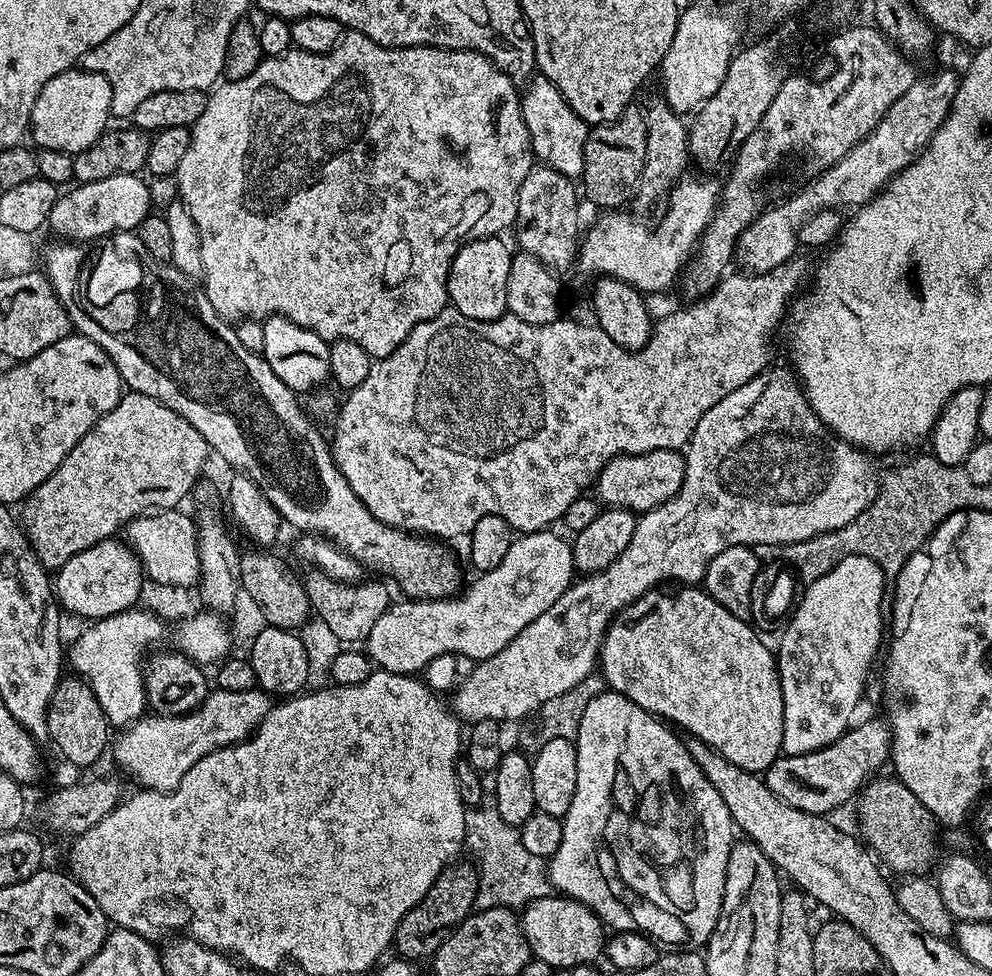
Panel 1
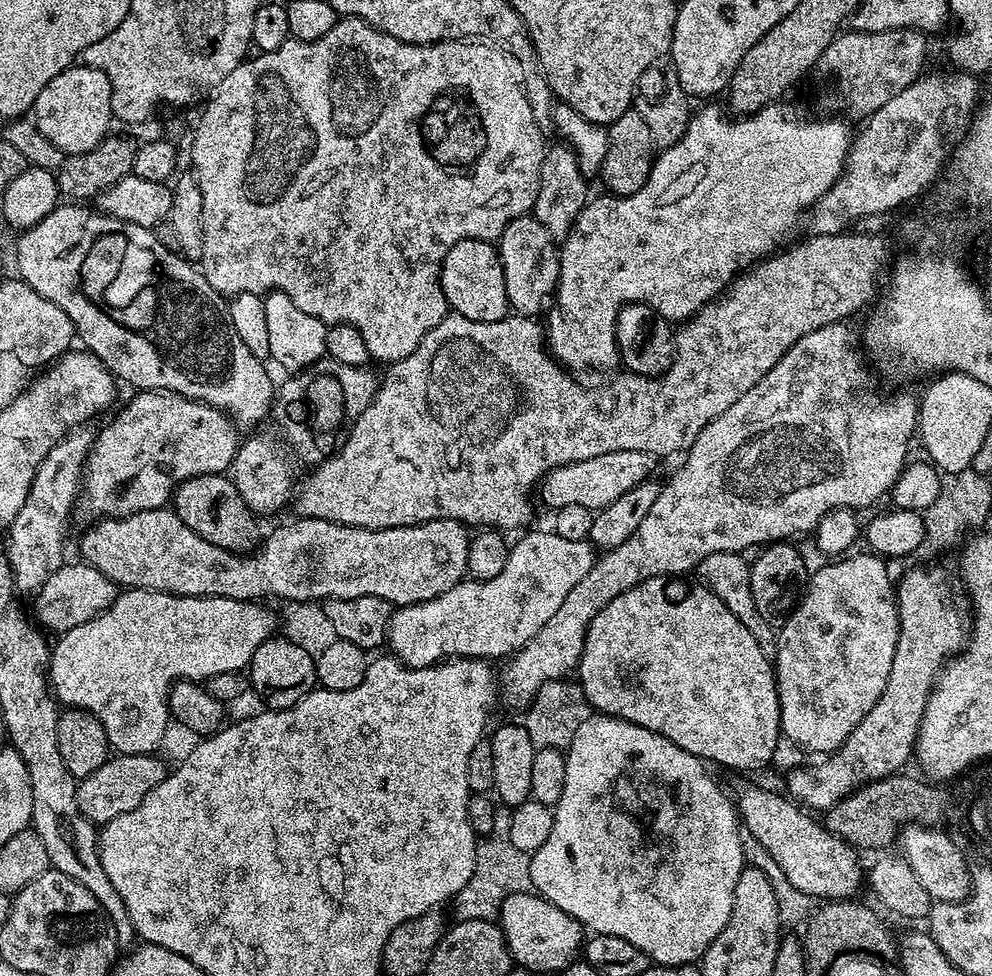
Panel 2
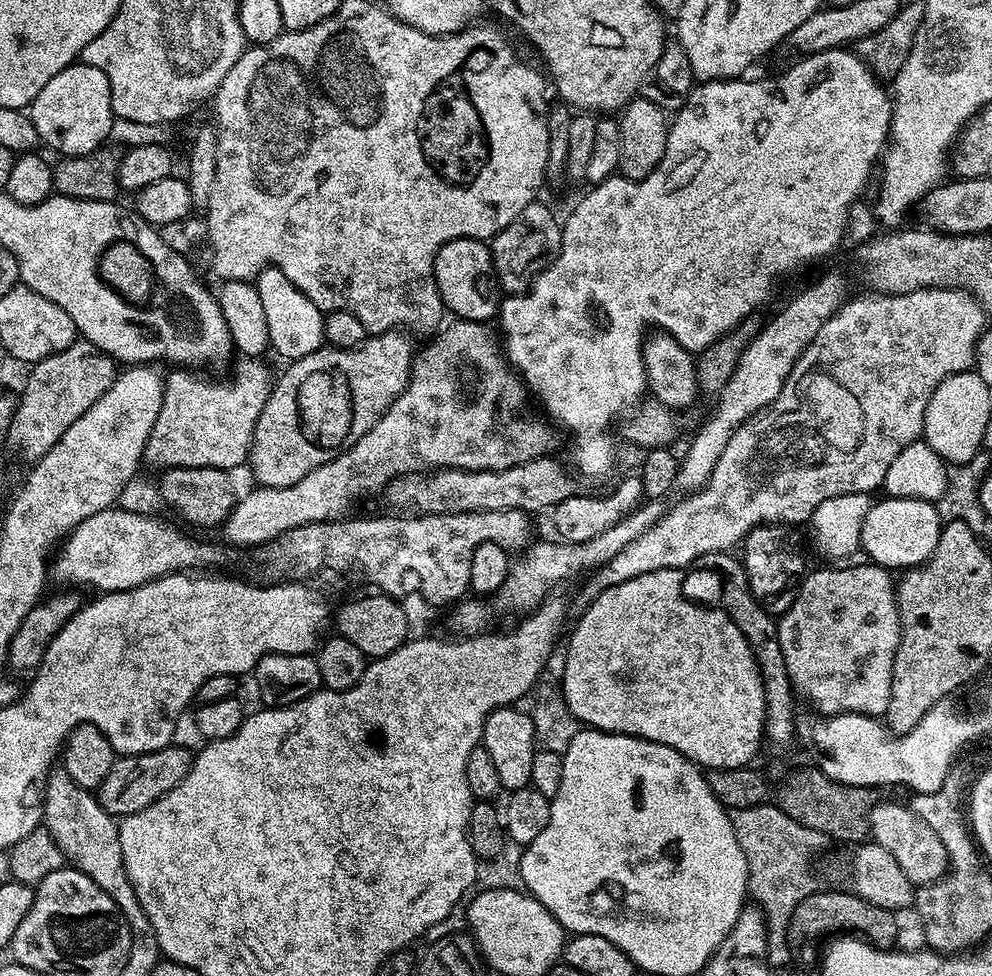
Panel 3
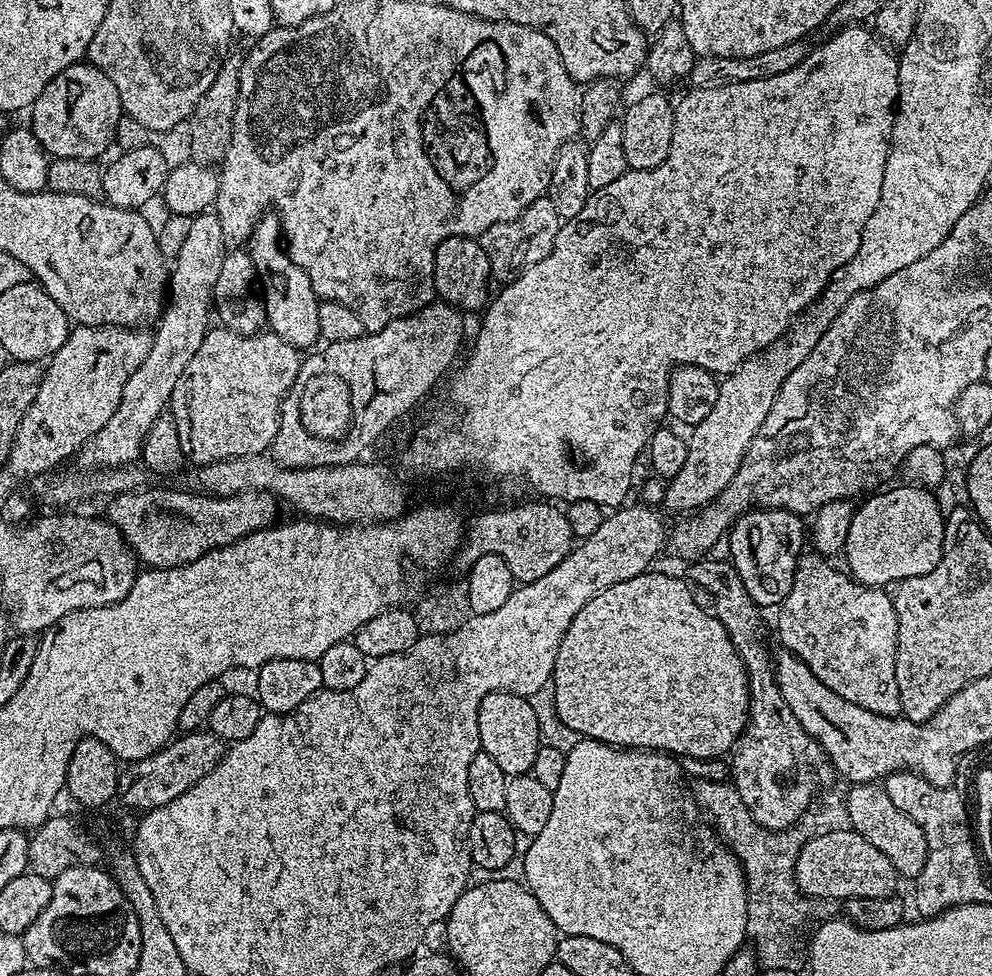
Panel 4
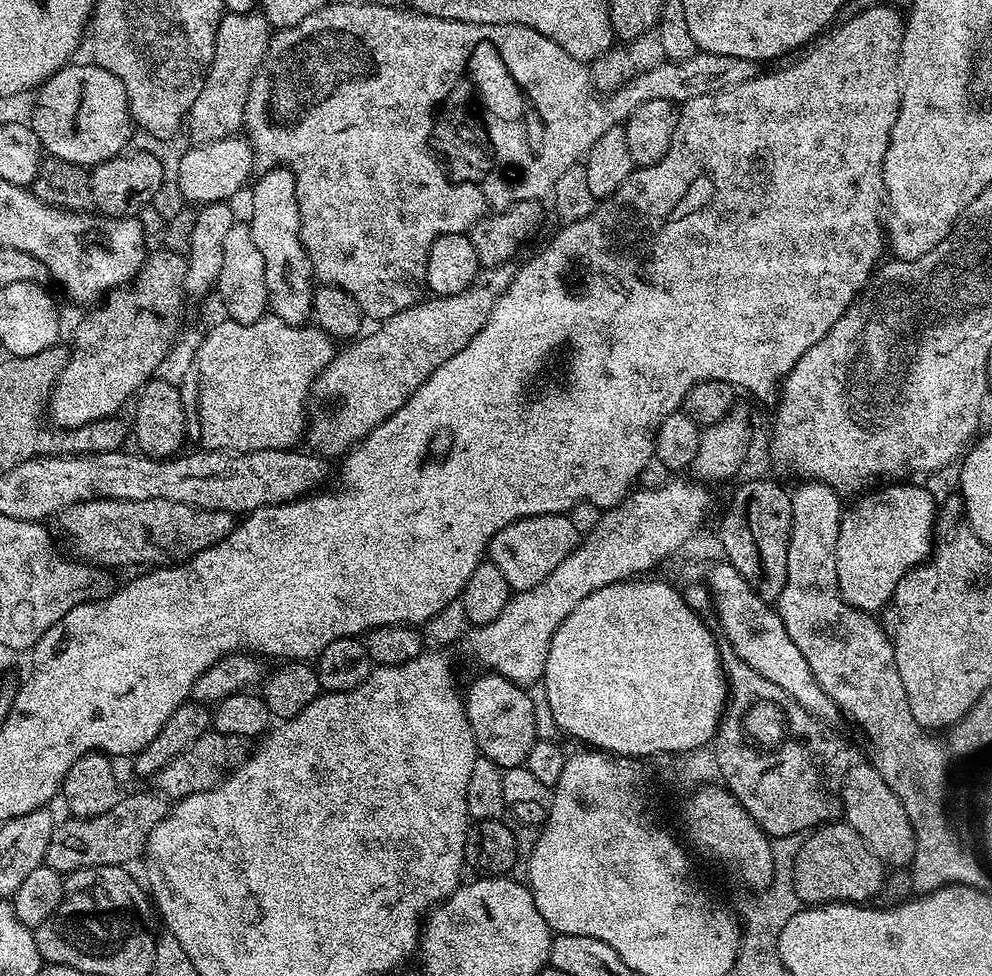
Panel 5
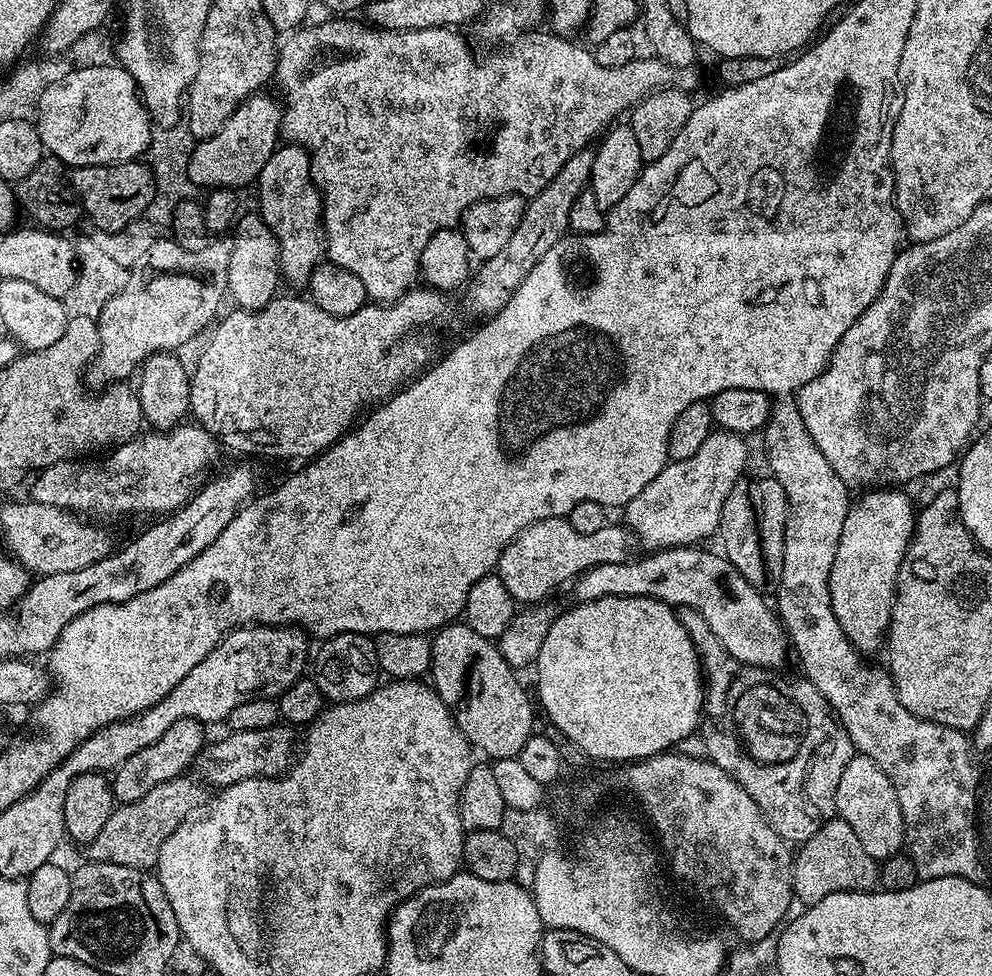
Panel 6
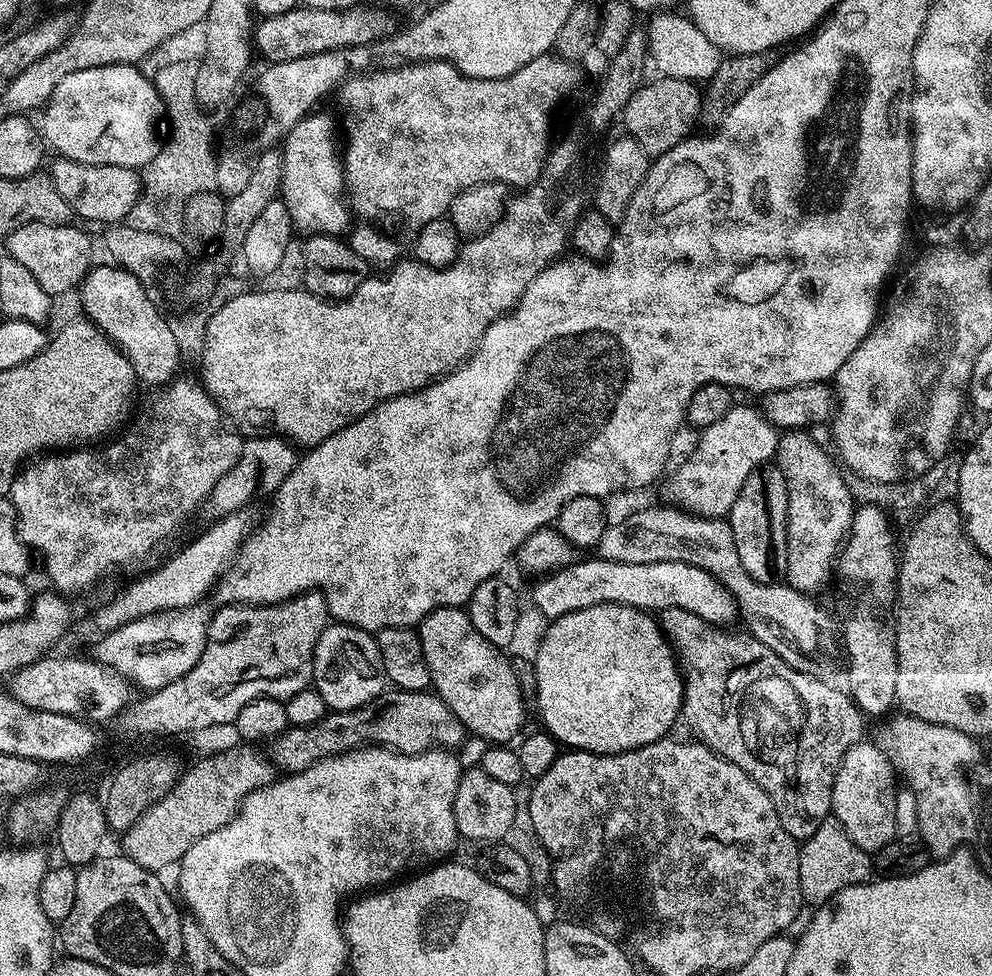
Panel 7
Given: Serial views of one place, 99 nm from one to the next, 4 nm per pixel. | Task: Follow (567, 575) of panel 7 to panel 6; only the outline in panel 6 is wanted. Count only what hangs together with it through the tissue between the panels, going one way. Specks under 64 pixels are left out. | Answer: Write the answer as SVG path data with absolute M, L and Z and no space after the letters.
M685 546L683 548L662 548L653 551L651 554L644 554L639 558L633 558L626 562L614 562L613 564L599 564L577 576L574 581L576 587L576 600L597 600L603 596L649 596L655 600L662 600L666 604L675 606L677 609L693 608L706 618L706 626L726 646L738 662L749 664L752 668L761 670L780 670L784 659L790 656L790 641L785 635L784 625L781 624L779 615L774 611L773 605L768 604L765 597L723 555L715 556L712 552L703 552L700 546Z

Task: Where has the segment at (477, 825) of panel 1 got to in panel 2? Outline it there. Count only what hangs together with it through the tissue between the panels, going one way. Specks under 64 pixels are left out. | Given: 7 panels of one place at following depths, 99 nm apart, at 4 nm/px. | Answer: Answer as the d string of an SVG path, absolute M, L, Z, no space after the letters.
M498 824L491 835L483 837L476 846L474 874L470 882L453 897L454 917L458 922L470 920L493 921L499 913L501 902L510 894L535 891L530 878L531 855L509 841L505 825Z

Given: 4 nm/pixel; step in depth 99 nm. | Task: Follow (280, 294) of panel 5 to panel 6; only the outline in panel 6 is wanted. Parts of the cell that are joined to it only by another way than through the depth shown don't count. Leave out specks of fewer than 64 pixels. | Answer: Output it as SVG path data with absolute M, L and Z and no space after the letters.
M281 143L266 166L262 166L259 184L258 214L268 223L280 247L280 274L283 283L293 284L296 287L293 289L296 290L303 289L326 252L322 227L324 202L316 181L312 179L312 157L298 144Z

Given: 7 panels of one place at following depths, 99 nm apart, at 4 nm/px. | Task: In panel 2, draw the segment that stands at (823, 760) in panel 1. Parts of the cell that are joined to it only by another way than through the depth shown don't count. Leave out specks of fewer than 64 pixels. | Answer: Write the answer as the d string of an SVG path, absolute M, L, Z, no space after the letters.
M912 568L904 577L899 577L898 587L896 588L896 603L900 609L900 633L898 634L898 642L896 643L896 653L894 654L894 662L890 666L890 678L886 678L886 690L882 690L882 698L878 698L878 702L870 710L870 714L866 714L866 718L862 718L862 722L853 728L852 733L844 739L844 744L837 751L831 753L820 765L812 764L809 768L796 768L788 776L788 789L786 789L787 795L791 797L795 803L803 806L805 809L813 810L812 808L821 808L821 810L827 810L846 798L852 792L855 792L861 785L870 783L872 780L880 780L886 778L892 773L899 773L904 763L907 760L911 761L914 756L914 749L916 746L916 735L920 729L920 723L922 722L922 714L926 710L926 702L930 698L932 693L932 687L936 685L936 677L940 675L946 661L957 655L967 645L968 637L970 635L970 620L964 612L955 604L956 596L952 593L952 580L948 577L948 572L944 568Z

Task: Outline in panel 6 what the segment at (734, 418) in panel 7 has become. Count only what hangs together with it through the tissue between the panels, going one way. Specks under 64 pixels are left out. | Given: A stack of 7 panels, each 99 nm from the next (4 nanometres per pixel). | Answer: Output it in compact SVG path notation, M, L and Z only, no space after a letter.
M714 430L706 442L702 442L698 454L665 464L658 478L654 478L638 498L624 505L623 519L637 541L648 547L645 549L696 546L707 536L715 537L719 533L722 506L726 506L730 490L734 490L747 469L744 467L748 464L748 448L744 440L743 435Z

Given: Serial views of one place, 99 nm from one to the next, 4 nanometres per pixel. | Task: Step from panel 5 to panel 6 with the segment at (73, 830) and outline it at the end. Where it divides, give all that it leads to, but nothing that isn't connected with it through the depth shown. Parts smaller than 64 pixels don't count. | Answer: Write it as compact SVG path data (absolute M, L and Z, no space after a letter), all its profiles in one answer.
M184 776L167 780L162 782L162 786L154 786L150 794L138 798L138 802L113 807L110 818L106 818L106 826L102 826L102 834L86 844L87 859L98 864L155 869L162 842L166 842L166 838L170 838L170 834L189 819L192 796L188 793L186 781Z

